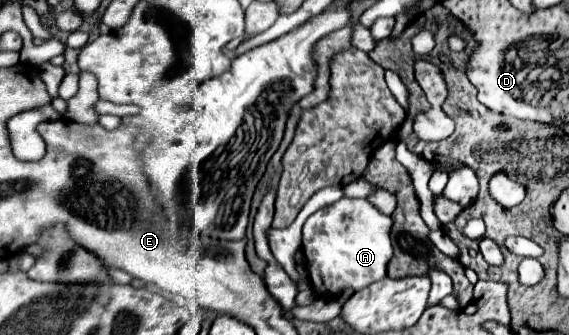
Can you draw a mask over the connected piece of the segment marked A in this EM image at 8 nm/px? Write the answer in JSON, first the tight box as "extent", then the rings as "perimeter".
{"extent":[303,199,393,297],"perimeter":[[[339,199],[333,205],[327,205],[313,213],[303,225],[303,255],[307,259],[305,267],[309,271],[311,287],[317,295],[337,297],[343,287],[351,287],[353,291],[361,291],[363,287],[383,279],[387,275],[387,263],[393,255],[391,249],[391,217],[383,215],[377,207],[373,207],[367,199]]]}

